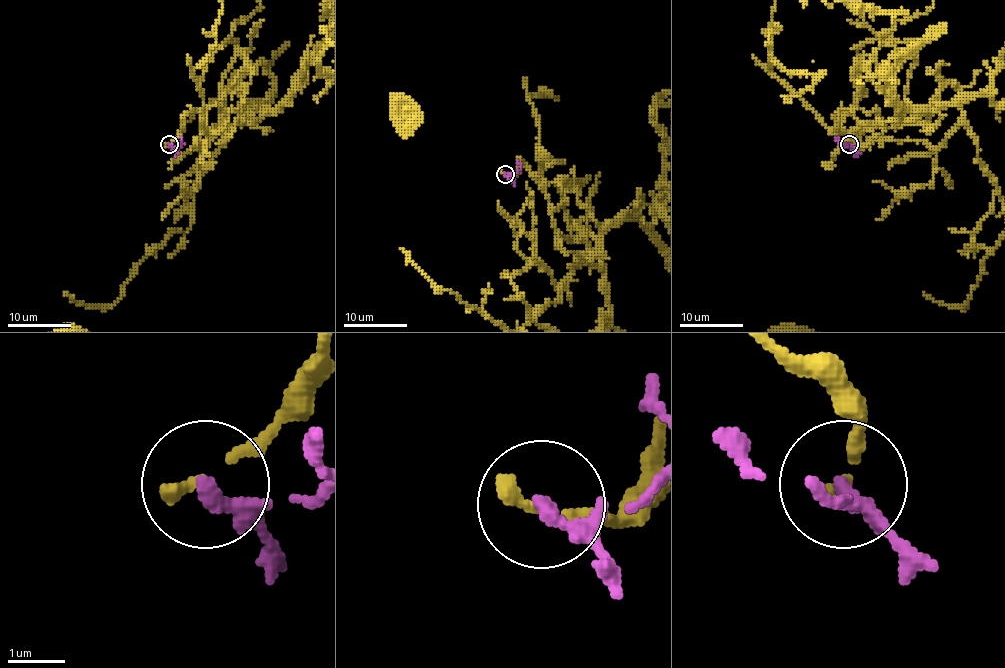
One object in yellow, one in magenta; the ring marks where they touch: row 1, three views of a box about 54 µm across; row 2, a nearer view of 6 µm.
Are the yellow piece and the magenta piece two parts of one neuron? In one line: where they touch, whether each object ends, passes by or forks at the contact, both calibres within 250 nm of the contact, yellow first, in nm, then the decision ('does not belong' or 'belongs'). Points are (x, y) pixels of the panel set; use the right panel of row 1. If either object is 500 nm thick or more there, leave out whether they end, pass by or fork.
at (849, 144); yellow ends there; magenta passes by; 240 nm thick on the yellow side, 200 nm on the other; does not belong

